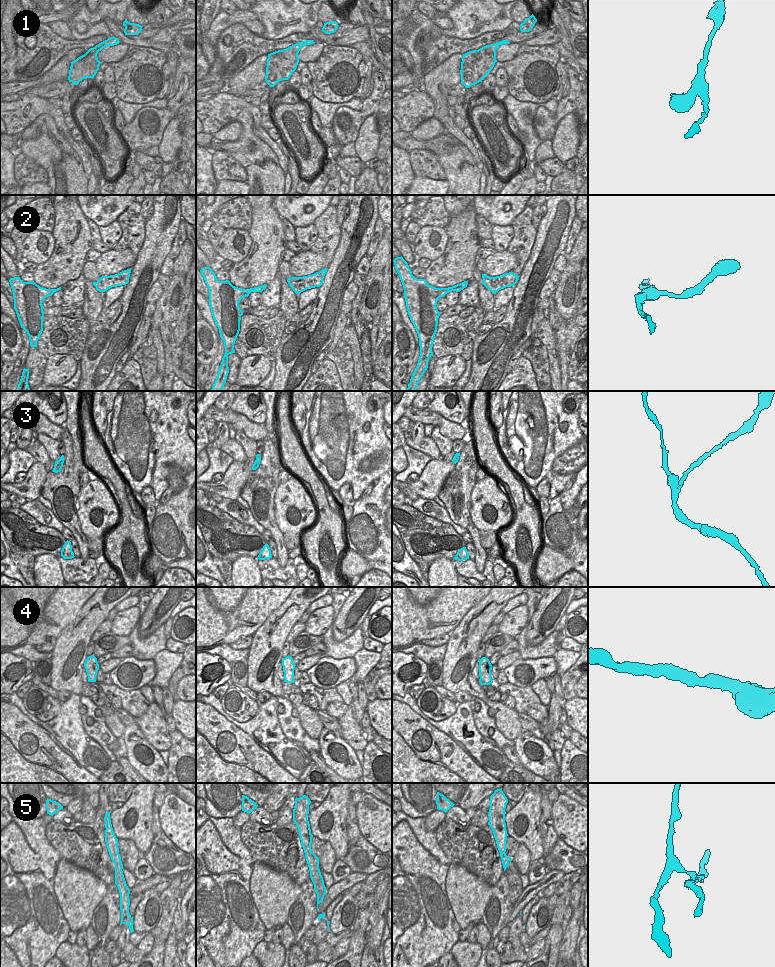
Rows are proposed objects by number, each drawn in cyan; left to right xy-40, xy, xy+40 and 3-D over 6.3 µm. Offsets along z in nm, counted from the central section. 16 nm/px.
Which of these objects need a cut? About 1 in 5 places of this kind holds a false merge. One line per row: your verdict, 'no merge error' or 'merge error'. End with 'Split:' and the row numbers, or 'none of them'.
1: no merge error
2: no merge error
3: merge error
4: no merge error
5: merge error
Split: 3, 5

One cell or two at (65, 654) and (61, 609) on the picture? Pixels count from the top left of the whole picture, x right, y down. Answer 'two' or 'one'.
two

